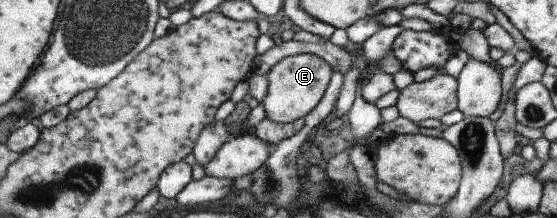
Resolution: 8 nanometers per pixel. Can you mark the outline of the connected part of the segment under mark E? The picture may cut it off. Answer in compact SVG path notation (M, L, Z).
M300 53L279 60L265 74L267 94L260 103L264 111L264 118L279 125L304 119L310 111L313 111L319 100L322 100L331 74L330 65L310 53Z

